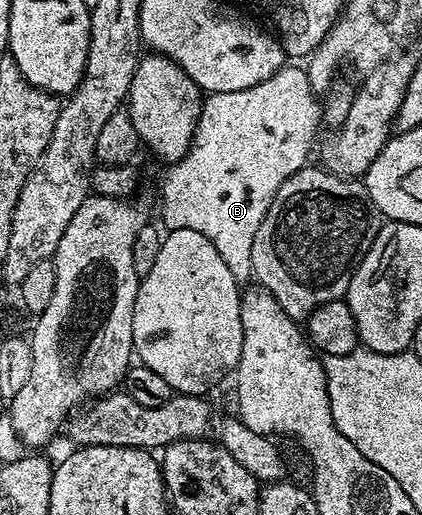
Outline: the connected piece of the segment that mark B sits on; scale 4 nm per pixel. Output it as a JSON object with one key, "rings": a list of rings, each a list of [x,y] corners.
{"rings":[[[294,63],[282,66],[276,75],[242,91],[212,93],[203,100],[198,126],[184,159],[173,162],[162,181],[162,221],[167,230],[200,231],[220,251],[228,271],[239,283],[252,277],[252,239],[268,215],[268,207],[282,184],[307,164],[310,143],[318,129],[319,98],[310,86],[305,68]]]}

